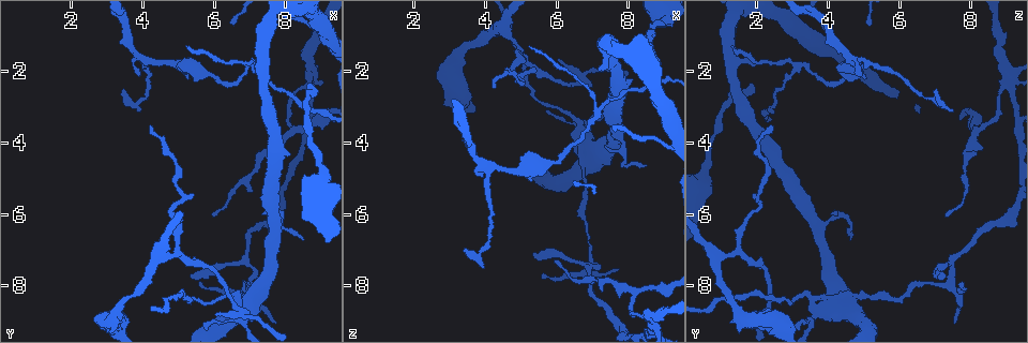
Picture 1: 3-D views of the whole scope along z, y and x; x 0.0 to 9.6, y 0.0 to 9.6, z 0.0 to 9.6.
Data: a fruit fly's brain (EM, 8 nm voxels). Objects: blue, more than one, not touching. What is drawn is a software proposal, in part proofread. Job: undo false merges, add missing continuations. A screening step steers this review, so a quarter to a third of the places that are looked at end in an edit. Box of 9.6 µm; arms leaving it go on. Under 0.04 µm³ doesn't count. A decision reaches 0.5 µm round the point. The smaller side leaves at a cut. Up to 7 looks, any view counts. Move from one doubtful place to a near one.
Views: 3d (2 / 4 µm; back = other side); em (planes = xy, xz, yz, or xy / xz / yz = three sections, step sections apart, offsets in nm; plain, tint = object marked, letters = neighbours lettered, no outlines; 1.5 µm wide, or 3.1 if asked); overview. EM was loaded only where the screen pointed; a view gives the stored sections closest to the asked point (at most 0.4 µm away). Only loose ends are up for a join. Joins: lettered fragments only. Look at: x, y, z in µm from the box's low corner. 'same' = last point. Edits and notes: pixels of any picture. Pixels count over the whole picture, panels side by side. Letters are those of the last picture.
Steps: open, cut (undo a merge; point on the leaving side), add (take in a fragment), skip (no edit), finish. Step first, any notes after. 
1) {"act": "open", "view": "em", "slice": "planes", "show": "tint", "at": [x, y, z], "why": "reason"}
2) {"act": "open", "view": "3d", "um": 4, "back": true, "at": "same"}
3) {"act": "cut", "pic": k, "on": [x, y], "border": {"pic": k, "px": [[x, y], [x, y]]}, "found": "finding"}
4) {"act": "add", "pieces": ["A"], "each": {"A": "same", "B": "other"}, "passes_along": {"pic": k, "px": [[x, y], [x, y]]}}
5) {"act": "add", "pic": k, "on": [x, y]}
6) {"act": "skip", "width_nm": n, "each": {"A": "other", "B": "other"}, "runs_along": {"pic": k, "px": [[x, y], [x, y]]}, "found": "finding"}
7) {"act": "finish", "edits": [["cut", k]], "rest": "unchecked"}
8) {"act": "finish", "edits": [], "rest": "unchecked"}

{"act": "open", "view": "3d", "um": 2, "at": [4.20, 3.55, 2.45], "why": "long arm stops here"}

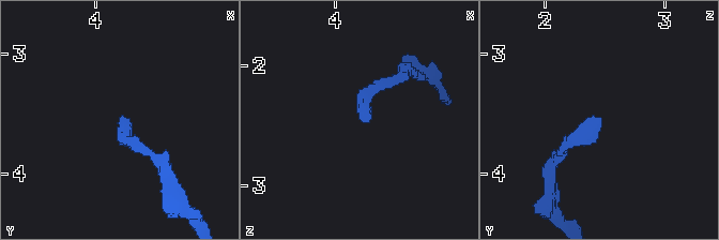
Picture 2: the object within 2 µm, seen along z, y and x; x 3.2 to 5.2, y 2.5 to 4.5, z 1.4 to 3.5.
{"act": "open", "view": "em", "slice": "planes", "show": "plain", "at": [4.22, 3.54, 2.42], "why": "need the tissue"}

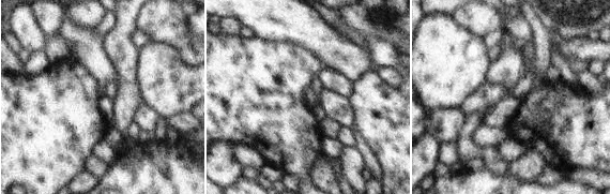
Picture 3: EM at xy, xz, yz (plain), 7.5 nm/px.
{"act": "open", "view": "em", "slice": "planes", "show": "letters", "at": "same", "why": "see the neighbours"}

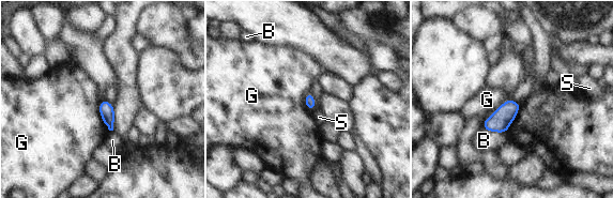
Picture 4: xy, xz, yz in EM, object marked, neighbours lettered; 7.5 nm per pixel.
{"act": "skip", "each": {"B": "other", "G": "other", "S": "other"}, "border": {"pic": 4, "px": [[510, 97], [488, 117], [481, 126]]}, "found": "no lettered fragment goes on from it"}

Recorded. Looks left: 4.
{"act": "open", "view": "em", "slice": "xy", "step": 4, "show": "tint", "at": [6.80, 9.00, 3.50], "why": "thin arm on a thick one"}

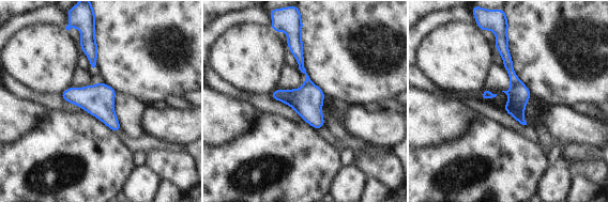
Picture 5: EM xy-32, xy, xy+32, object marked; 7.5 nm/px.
{"act": "open", "view": "em", "slice": "planes", "show": "letters", "at": "same", "why": "another direction"}

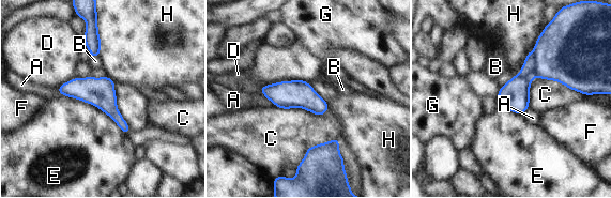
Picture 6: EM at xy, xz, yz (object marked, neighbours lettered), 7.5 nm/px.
{"act": "cut", "pic": 6, "on": [528, 70], "each": {"A": "other", "B": "other", "C": "other", "D": "other", "E": "other", "F": "other", "G": "other", "H": "other"}, "found": "a second neuron is stuck on"}

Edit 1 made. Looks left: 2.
{"act": "finish", "edits": [["cut", 6]], "rest": "unchecked"}

